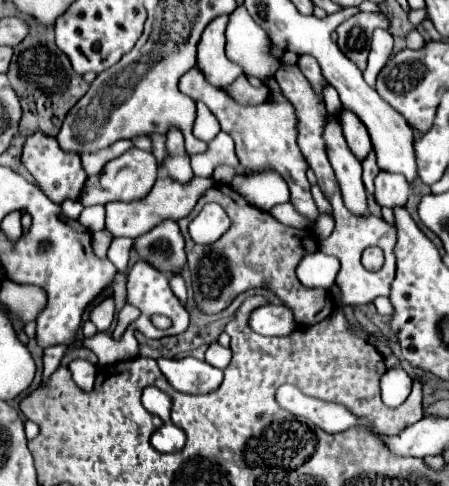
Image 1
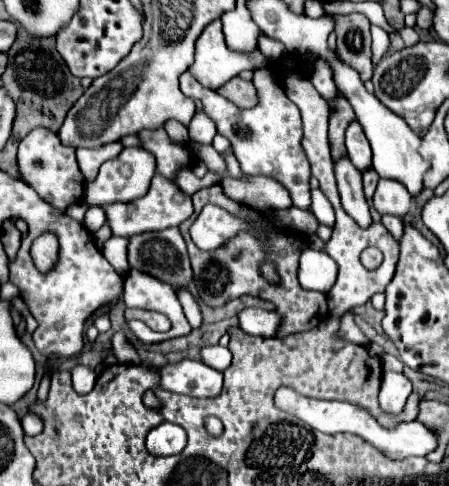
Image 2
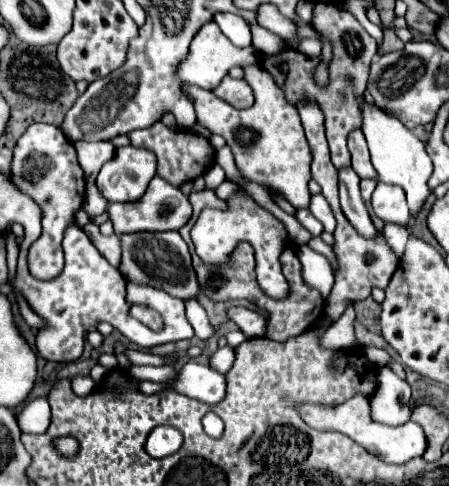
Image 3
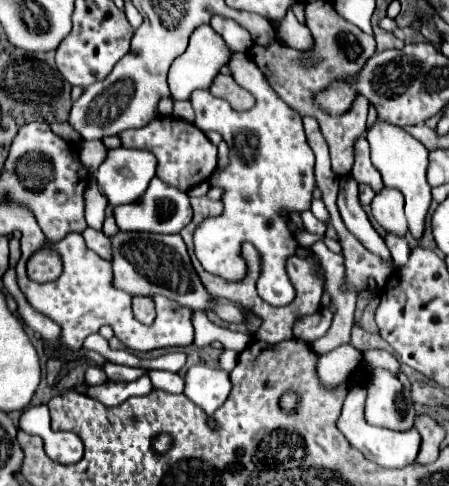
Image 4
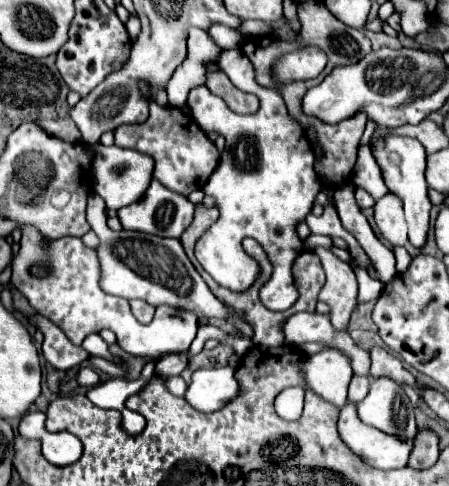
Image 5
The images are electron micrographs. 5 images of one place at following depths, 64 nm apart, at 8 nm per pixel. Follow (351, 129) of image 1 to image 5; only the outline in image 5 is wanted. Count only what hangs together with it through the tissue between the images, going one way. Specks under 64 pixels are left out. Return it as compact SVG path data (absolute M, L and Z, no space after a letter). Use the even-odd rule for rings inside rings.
M368 144L358 148L358 162L352 172L352 182L356 186L362 186L364 190L368 190L370 196L374 200L378 200L380 196L384 196L388 192L388 188L382 180L382 172L380 172L376 160L372 160L372 158L374 156L372 156L372 150Z

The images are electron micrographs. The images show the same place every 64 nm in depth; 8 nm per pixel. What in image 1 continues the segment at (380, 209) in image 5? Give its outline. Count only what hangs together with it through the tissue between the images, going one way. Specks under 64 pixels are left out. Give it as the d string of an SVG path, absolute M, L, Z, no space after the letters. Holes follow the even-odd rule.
M380 170L376 176L376 202L380 206L404 206L410 194L410 184L404 176Z

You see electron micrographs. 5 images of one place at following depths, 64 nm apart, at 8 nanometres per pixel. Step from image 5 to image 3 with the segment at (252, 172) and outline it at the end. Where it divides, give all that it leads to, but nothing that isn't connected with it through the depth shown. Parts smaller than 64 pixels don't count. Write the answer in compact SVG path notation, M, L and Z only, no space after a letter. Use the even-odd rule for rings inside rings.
M260 65L246 66L244 72L244 78L250 84L255 97L254 106L246 110L236 110L210 90L186 86L186 92L194 98L198 122L202 122L208 130L220 134L228 142L236 158L236 166L240 168L244 178L254 180L264 188L278 190L294 208L308 208L312 154L304 138L298 110L296 106L288 104L283 91ZM244 190L234 194L228 200L228 210L204 209L192 228L192 242L196 246L196 254L208 264L224 264L226 252L232 252L236 242L240 242L240 240L250 242L256 250L258 276L260 276L262 290L272 298L284 298L288 294L288 282L282 274L278 258L284 250L284 244L290 242L288 232L276 216L272 216L262 206L258 206L250 198L250 194L246 194Z

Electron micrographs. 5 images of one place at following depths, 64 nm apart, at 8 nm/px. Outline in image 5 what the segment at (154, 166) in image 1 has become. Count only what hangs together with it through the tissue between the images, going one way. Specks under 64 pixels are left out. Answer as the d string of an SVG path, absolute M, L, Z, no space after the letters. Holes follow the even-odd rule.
M102 146L98 148L98 156L92 162L92 176L94 176L94 190L104 198L106 208L110 210L118 210L122 206L128 206L136 200L140 200L140 196L144 196L146 188L150 186L152 180L152 172L154 172L154 162L152 156L138 152L138 150L126 150L126 148L118 148L118 146Z

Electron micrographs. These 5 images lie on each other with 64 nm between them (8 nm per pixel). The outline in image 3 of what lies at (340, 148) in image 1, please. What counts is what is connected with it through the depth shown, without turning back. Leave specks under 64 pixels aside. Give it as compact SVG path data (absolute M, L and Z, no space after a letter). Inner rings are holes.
M340 168L338 170L340 178L340 206L346 218L352 222L352 226L366 238L376 236L376 228L370 220L370 214L366 210L366 204L360 196L360 178L352 168Z

